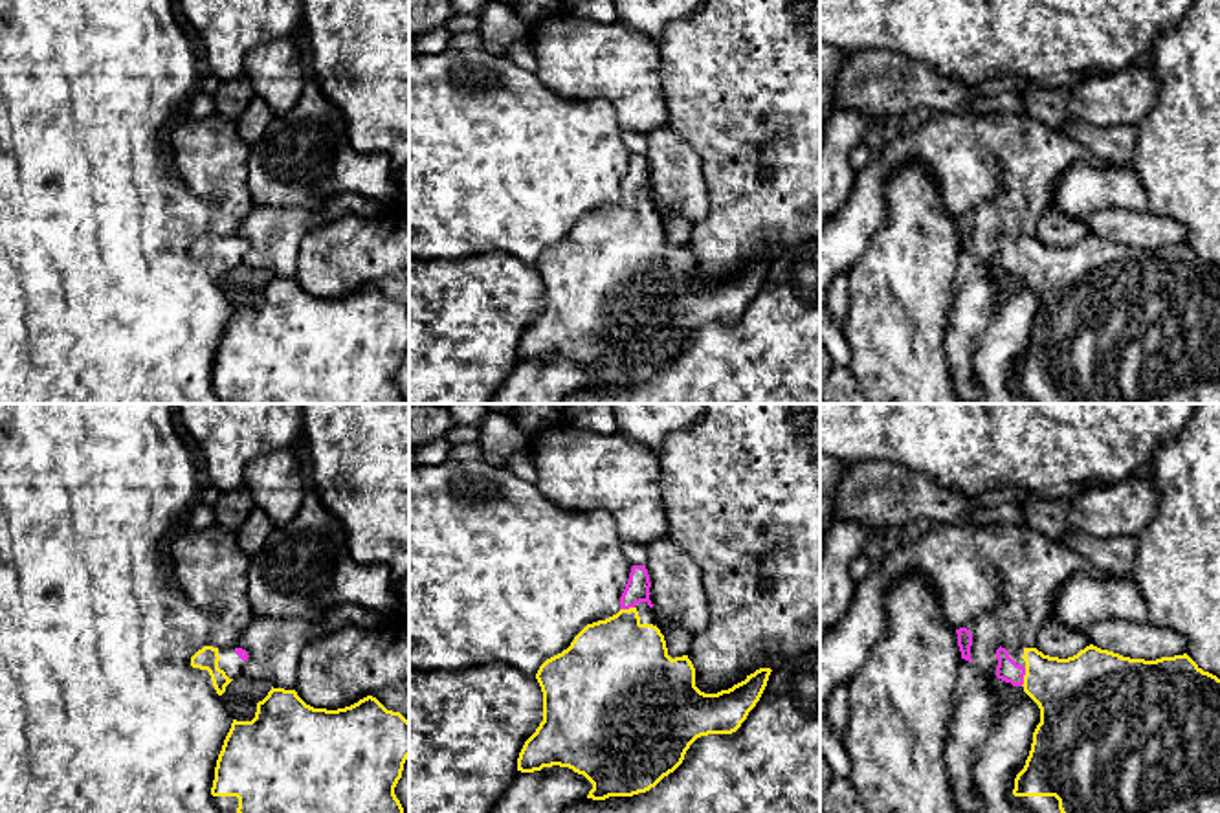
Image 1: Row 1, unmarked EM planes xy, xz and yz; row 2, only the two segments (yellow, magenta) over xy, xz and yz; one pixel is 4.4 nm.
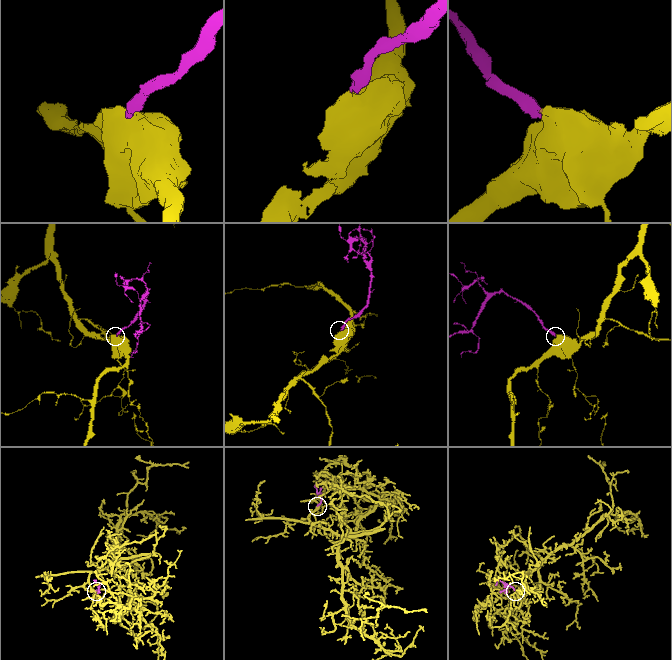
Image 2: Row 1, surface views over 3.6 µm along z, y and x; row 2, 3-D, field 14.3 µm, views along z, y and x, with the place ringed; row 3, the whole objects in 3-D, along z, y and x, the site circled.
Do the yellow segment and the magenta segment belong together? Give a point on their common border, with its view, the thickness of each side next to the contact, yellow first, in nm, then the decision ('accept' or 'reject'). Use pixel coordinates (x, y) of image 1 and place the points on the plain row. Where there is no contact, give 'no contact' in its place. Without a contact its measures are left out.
contact yz (1024, 267); calibres 340 and 100 nm; accept

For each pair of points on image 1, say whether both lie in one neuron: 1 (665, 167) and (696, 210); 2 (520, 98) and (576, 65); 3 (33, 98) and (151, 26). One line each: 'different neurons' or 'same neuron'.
1: same neuron
2: different neurons
3: same neuron

